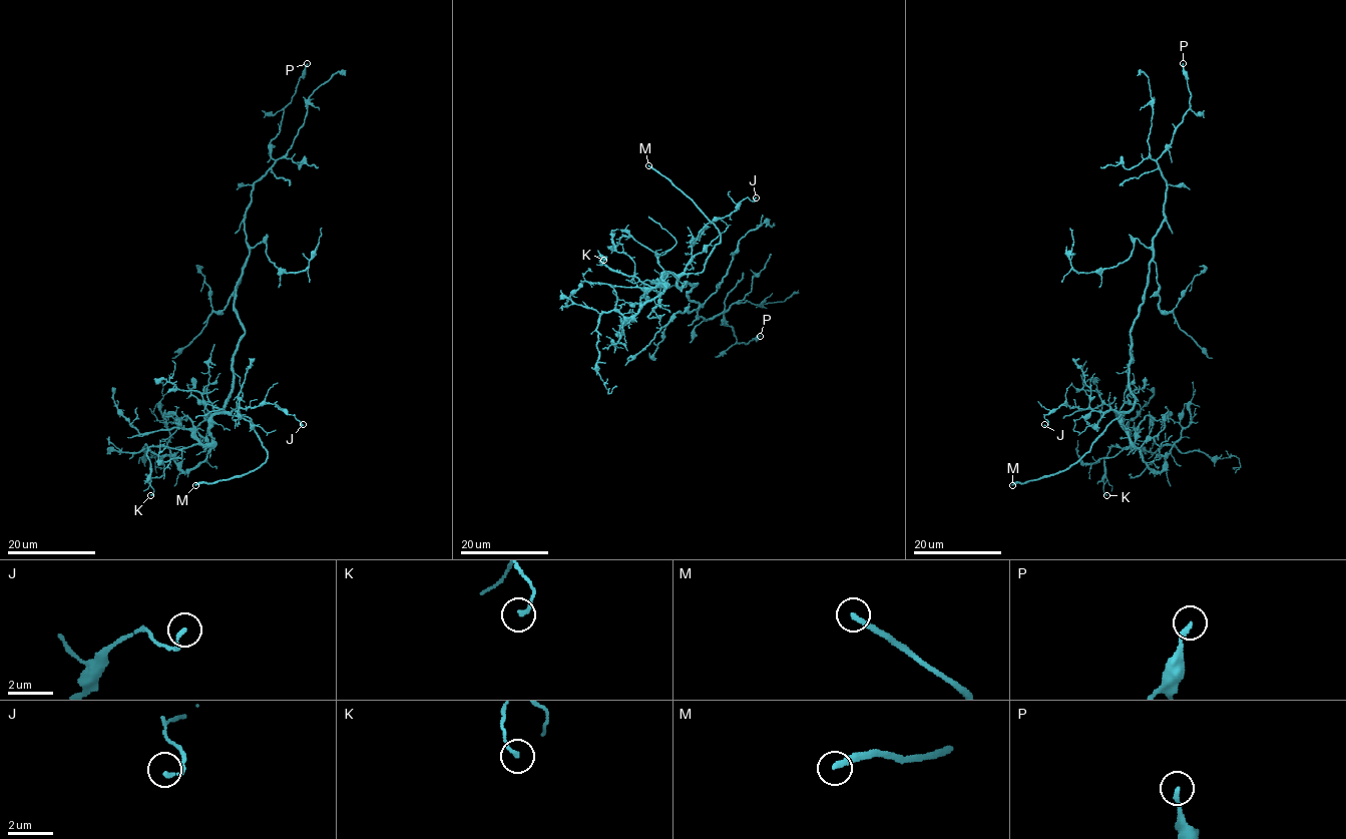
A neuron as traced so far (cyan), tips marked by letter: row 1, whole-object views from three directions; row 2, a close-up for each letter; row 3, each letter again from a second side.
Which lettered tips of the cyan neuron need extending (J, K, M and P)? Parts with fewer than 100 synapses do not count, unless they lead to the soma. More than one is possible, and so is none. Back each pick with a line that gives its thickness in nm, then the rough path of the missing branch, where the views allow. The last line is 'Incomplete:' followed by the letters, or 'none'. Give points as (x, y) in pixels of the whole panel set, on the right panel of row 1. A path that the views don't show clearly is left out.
M: Thickness 240 nm. Course of what is missing: (1012, 485), (1002, 490), (986, 491), (975, 500), (967, 526), (965, 557)
Incomplete: M

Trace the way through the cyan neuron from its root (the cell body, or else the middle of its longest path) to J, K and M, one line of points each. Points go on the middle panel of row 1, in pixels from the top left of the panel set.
J: (694, 284), (680, 287), (678, 277), (699, 231), (728, 217), (747, 197), (756, 197)
K: (694, 284), (680, 287), (677, 278), (665, 273), (662, 284), (650, 287), (610, 271), (599, 261), (603, 260)
M: (694, 284), (686, 282), (680, 287), (678, 280), (703, 271), (720, 242), (720, 234), (688, 197), (648, 165)

